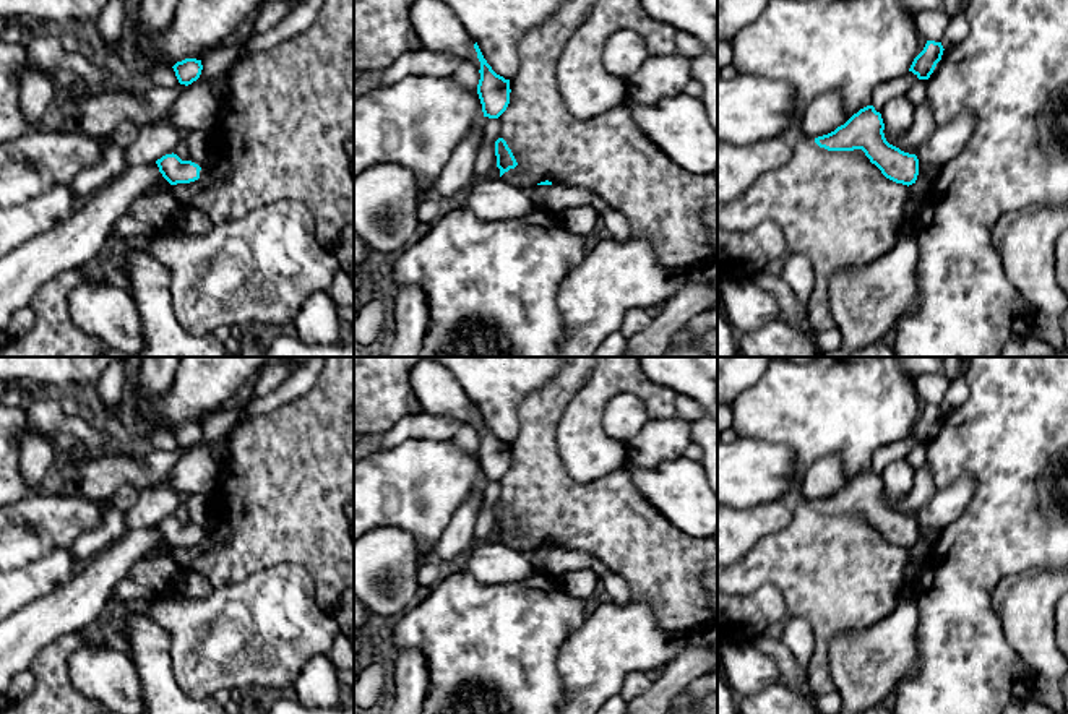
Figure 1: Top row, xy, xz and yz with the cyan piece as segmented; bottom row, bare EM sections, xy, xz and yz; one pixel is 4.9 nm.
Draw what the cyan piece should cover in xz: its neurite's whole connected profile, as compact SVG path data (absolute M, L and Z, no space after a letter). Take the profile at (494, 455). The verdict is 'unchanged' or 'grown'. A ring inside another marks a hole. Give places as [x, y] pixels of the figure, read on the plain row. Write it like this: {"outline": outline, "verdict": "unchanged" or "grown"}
{"outline": "M477 406L474 407L474 412L480 425L477 458L482 467L484 480L498 482L510 467L510 443L505 443L492 433L492 430L484 422Z", "verdict": "unchanged"}

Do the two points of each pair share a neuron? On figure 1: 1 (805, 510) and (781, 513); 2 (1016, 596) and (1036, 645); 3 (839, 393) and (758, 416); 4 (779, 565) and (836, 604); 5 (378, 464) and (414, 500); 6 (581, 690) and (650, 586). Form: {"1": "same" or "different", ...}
{"1": "different", "2": "same", "3": "same", "4": "same", "5": "same", "6": "different"}

